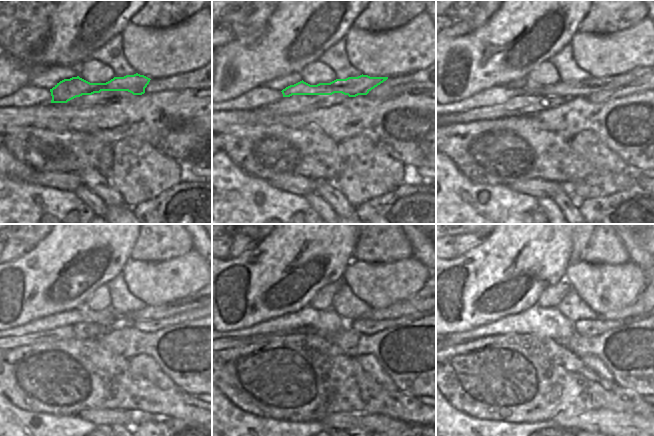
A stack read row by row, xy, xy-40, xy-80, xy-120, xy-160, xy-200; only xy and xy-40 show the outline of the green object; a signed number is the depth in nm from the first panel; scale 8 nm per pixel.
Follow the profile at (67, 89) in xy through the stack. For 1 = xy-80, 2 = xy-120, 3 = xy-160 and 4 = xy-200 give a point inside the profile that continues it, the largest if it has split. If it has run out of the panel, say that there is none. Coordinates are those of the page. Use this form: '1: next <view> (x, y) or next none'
1: next xy-80 (567, 89)
2: next xy-120 (148, 312)
3: next xy-160 (415, 304)
4: next xy-200 (639, 307)

